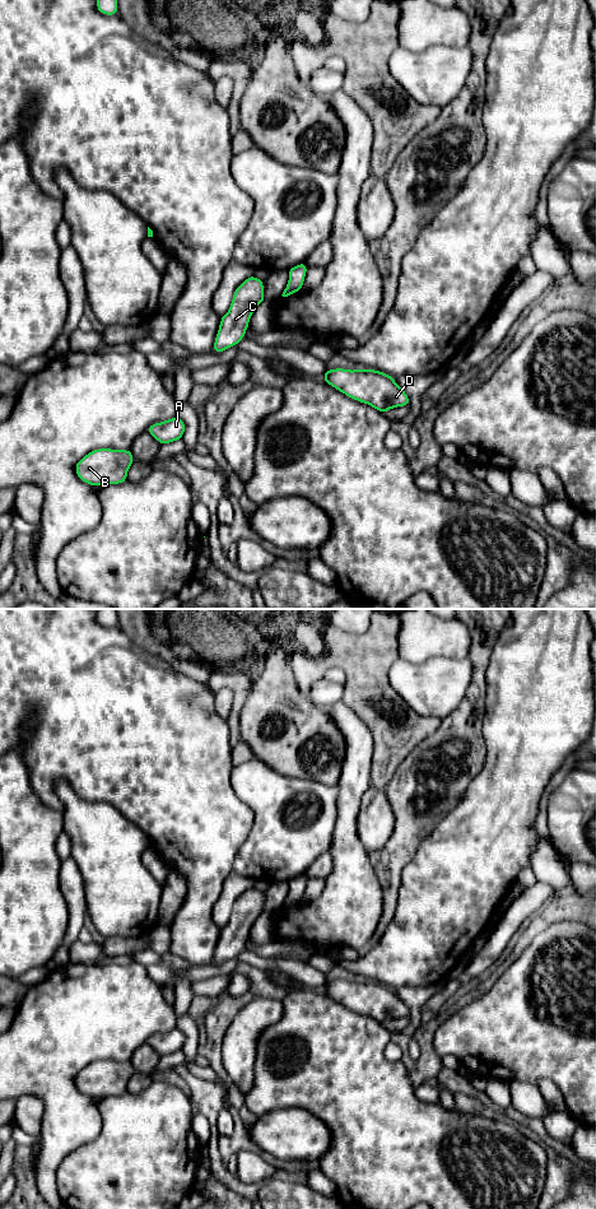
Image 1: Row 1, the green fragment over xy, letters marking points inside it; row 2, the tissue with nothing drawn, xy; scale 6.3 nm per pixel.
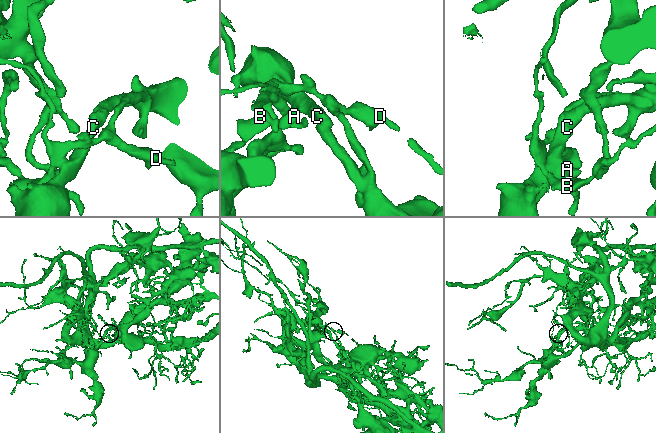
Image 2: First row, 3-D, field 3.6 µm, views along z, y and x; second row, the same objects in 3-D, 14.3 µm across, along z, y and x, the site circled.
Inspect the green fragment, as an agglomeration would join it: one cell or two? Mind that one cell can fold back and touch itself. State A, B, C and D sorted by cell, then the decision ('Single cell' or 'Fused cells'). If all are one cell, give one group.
Groups: A B C D. Single cell

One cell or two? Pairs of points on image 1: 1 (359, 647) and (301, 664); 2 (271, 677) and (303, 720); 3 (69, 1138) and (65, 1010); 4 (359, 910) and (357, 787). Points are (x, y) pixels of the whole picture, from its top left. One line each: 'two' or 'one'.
1: one
2: one
3: one
4: one

